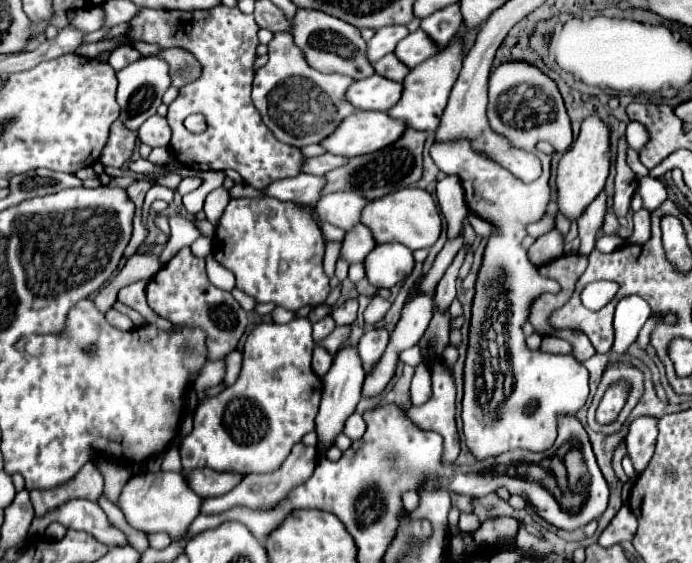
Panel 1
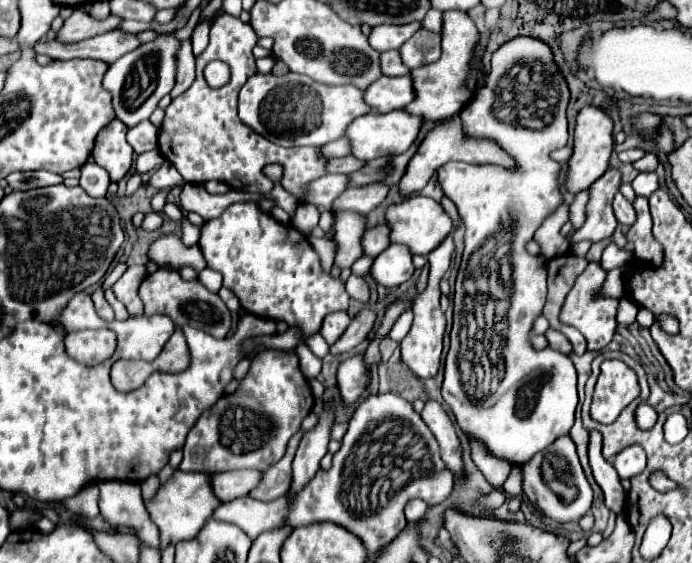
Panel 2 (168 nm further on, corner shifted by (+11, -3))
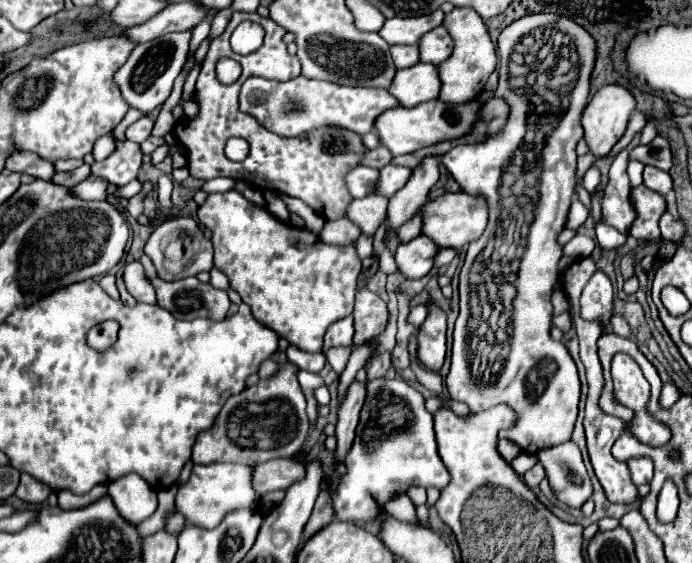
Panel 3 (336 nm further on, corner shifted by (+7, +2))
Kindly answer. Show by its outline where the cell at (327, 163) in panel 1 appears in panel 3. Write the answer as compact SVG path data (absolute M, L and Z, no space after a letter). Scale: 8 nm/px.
M380 145L378 149L372 149L372 151L366 153L366 157L362 159L362 165L382 169L382 167L388 165L390 161L392 161L392 153L390 153L388 149L384 149L384 145Z

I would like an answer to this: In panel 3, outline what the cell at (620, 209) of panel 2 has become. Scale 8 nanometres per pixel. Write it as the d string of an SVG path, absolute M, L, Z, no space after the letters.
M620 151L610 167L610 181L602 195L602 223L616 227L620 233L628 233L634 221L634 207L630 203L630 179L626 173L628 151Z

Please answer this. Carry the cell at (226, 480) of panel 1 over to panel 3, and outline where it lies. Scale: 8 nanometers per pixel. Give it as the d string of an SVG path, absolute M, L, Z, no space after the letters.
M272 459L264 465L256 465L254 489L264 495L276 489L288 489L292 483L300 481L306 473L306 461L300 459Z

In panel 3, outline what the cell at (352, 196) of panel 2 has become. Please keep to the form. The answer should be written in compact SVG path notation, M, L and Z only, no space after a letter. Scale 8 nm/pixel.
M392 163L386 165L384 169L380 169L380 181L378 181L376 193L384 195L384 197L392 197L398 189L402 189L406 185L410 175L412 175L412 169L408 169L408 167L392 165Z

